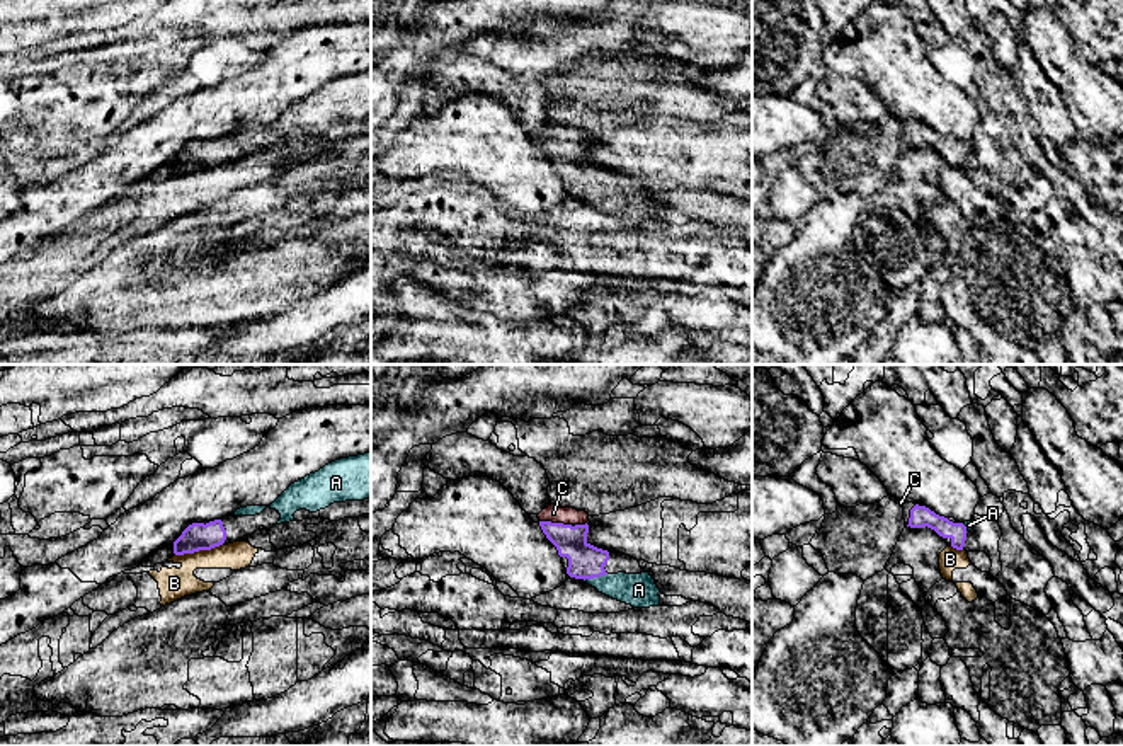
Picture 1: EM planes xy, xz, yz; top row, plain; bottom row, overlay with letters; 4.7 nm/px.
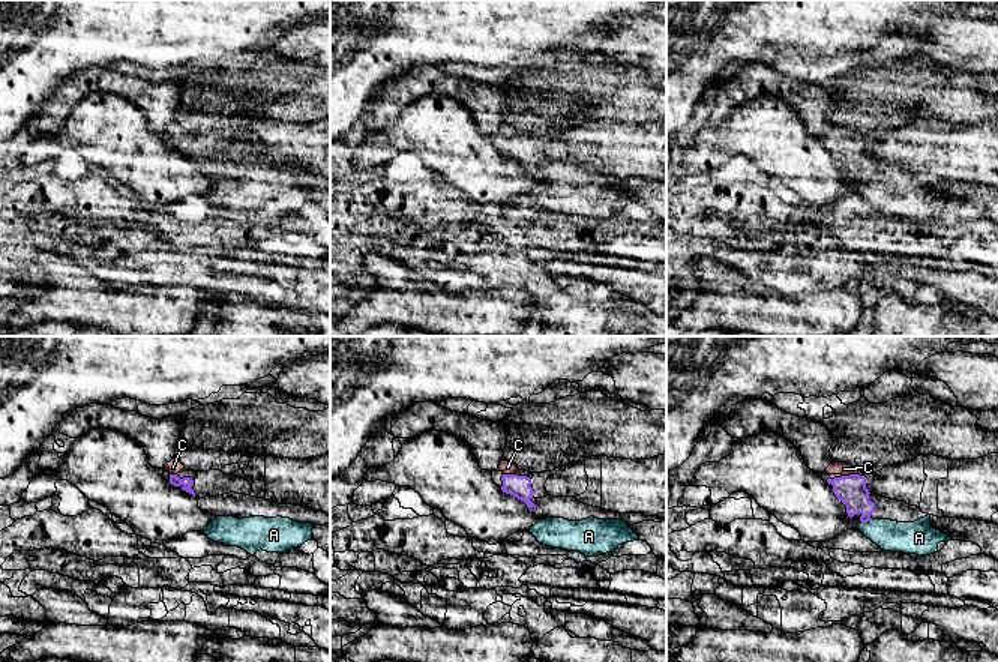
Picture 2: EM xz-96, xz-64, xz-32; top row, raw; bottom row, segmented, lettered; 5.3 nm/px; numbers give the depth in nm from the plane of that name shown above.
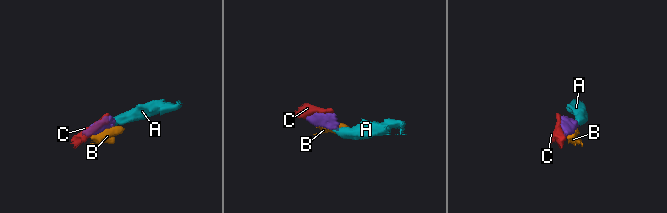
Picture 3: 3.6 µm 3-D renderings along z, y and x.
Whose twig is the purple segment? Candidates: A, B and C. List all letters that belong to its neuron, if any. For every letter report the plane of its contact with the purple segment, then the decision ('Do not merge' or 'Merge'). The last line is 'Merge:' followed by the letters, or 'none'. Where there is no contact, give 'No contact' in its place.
A: Touches purple in xz. Merge
B: Touches purple in xy. Do not merge
C: Touches purple in xz. Merge
Merge: A, C

